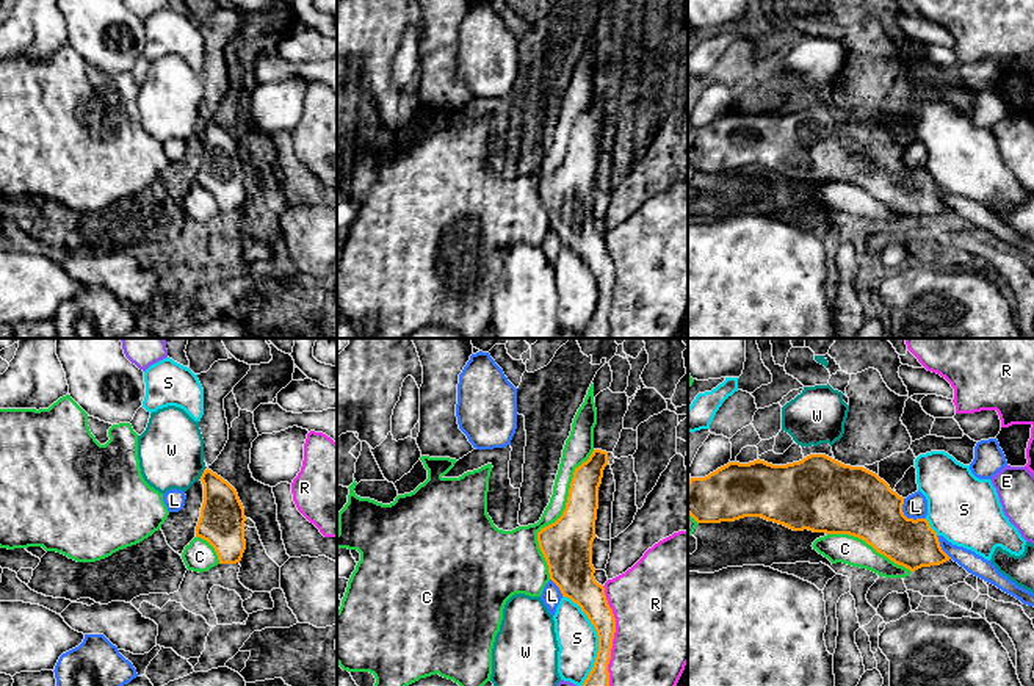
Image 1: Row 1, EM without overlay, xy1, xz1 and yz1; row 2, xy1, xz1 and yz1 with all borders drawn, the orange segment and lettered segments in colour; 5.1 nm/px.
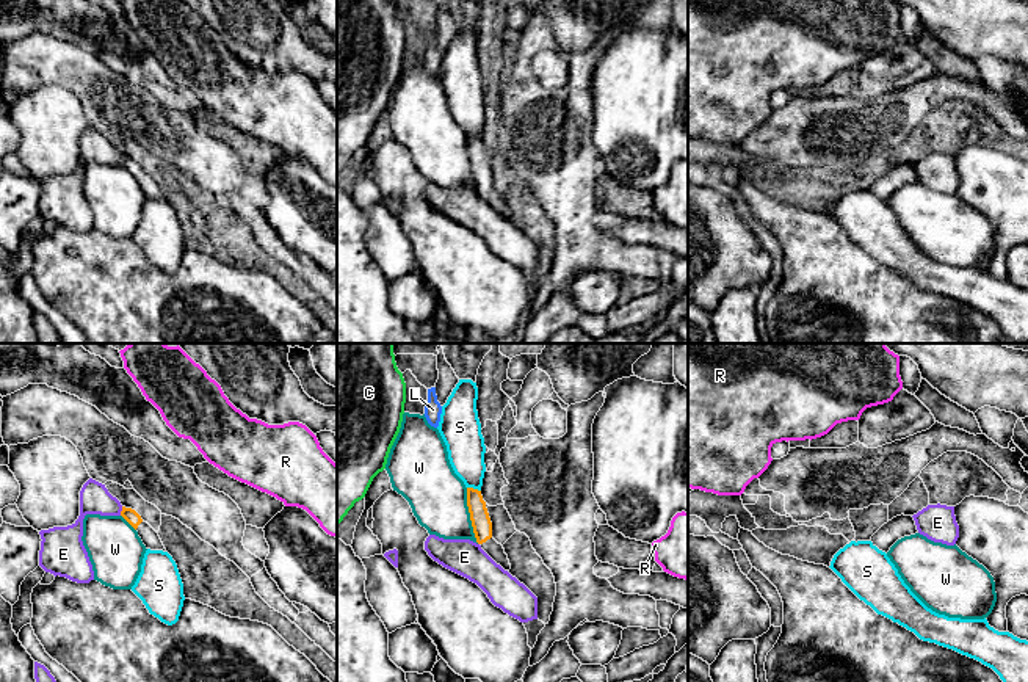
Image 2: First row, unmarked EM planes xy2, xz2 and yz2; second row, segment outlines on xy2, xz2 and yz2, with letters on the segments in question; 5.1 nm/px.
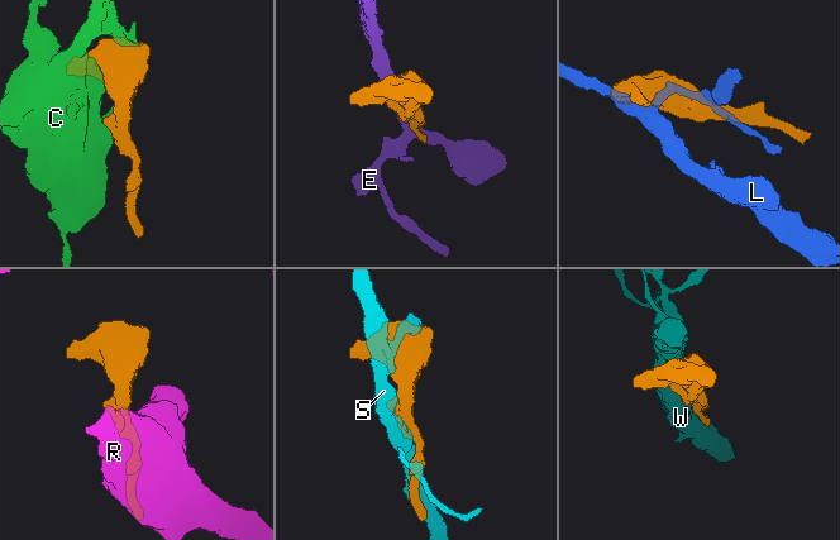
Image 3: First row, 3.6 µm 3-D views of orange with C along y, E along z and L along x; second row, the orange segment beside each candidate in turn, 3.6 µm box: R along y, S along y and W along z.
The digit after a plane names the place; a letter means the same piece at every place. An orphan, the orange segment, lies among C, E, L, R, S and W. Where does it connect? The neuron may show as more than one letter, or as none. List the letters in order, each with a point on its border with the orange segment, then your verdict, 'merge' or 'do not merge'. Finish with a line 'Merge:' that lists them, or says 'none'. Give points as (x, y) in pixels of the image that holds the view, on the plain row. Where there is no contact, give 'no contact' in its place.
C: xz1 (561, 165) | do not merge
E: xy2 (121, 160) | do not merge
L: yz1 (906, 166) | do not merge
R: xz1 (613, 287) | do not merge
S: xz1 (599, 288) | do not merge
W: xz2 (470, 165) | do not merge
Merge: none

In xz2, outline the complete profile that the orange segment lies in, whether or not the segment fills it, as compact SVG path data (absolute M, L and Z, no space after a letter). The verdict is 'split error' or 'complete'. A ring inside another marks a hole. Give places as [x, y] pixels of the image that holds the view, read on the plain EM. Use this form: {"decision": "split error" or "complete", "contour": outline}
{"decision": "split error", "contour": "M467 136L467 155L476 191L497 213L509 219L511 213L503 194L492 187L492 171L481 140Z"}

